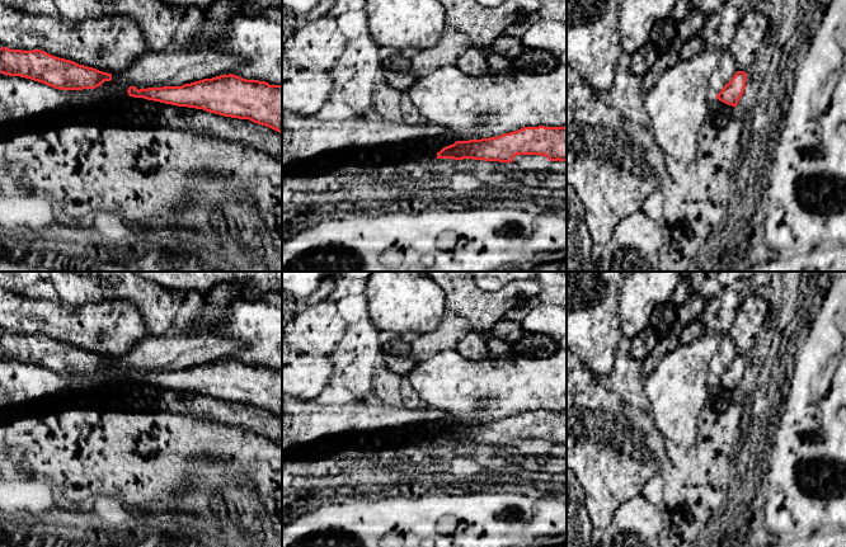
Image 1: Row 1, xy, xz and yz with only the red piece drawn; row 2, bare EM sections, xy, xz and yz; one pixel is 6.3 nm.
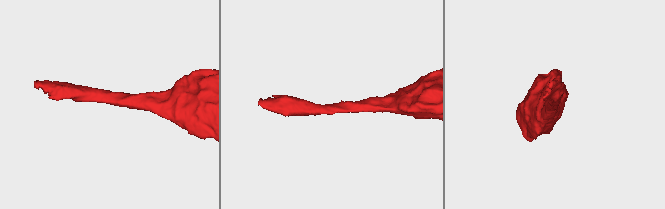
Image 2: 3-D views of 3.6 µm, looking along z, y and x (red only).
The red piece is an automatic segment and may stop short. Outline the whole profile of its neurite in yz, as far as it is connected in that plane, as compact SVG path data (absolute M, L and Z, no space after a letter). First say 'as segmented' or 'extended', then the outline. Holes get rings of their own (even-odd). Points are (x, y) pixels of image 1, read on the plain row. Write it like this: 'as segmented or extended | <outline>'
as segmented | M737 355L732 364L722 373L722 376L715 381L720 386L735 391L738 385L744 377L747 366L747 358L743 355Z

